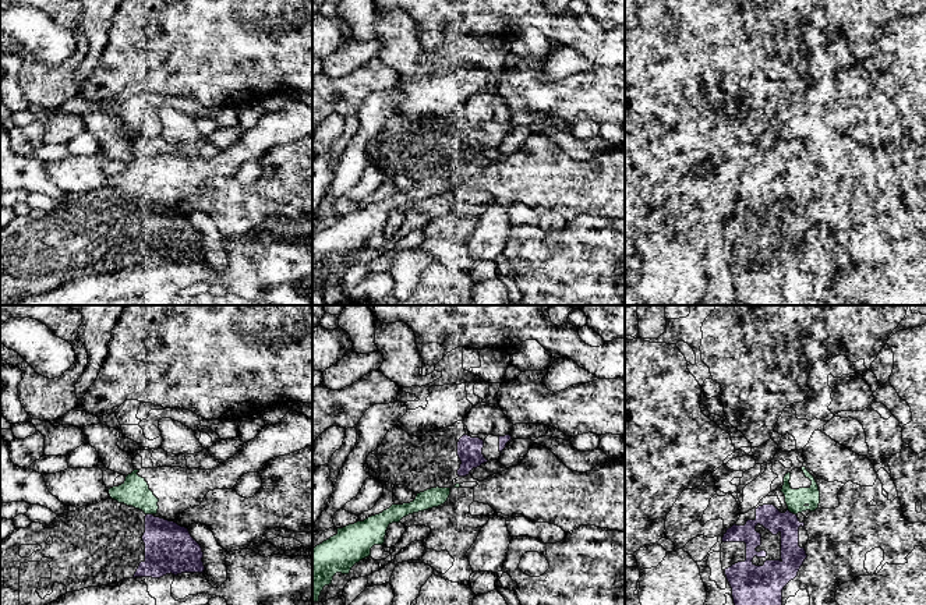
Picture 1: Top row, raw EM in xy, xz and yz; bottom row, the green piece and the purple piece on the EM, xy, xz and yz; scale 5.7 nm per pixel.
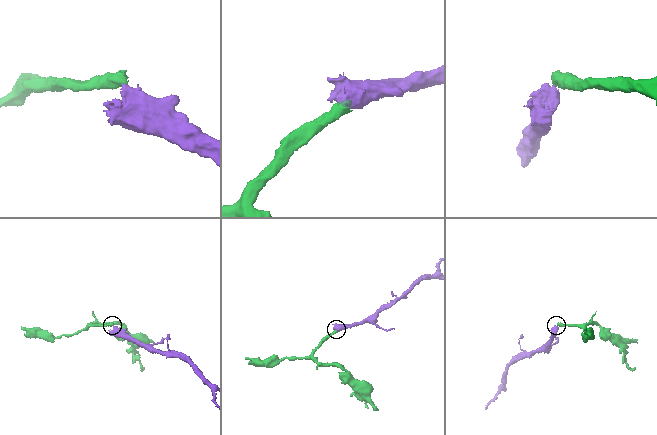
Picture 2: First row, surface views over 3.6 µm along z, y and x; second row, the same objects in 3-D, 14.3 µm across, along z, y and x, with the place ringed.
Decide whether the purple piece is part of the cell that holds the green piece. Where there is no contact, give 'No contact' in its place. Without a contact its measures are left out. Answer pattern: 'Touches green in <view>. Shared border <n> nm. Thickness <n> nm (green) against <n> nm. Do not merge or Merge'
Touches green in yz. Shared border 60 nm. Thickness 120 nm (green) against 140 nm. Do not merge

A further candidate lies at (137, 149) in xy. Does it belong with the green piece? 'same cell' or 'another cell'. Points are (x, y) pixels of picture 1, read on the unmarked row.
another cell

